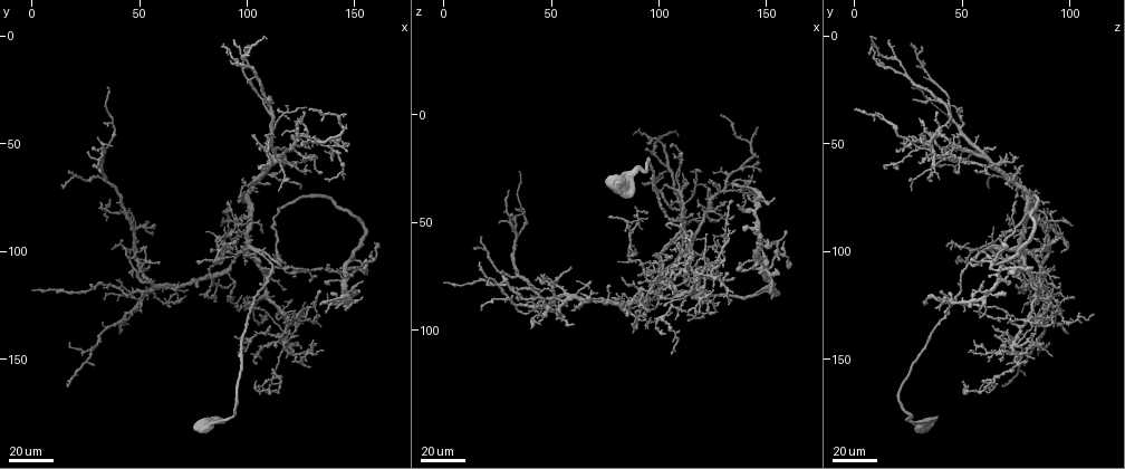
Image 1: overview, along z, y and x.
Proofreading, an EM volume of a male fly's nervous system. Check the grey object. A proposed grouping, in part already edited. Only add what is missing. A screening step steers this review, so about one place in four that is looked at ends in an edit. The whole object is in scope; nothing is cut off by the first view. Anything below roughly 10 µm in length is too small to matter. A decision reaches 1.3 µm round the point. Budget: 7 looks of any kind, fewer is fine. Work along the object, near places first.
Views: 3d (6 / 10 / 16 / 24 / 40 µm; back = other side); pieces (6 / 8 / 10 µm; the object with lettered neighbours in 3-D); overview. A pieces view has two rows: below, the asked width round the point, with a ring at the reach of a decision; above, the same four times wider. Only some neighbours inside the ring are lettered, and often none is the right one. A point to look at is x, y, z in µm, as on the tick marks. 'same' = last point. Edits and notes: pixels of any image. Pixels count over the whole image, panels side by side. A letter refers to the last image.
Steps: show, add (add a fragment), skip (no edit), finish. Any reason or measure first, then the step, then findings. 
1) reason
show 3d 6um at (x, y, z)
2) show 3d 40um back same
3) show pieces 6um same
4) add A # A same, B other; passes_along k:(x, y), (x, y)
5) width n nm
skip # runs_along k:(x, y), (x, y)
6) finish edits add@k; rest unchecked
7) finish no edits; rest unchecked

an open end
show 3d 24um at (18, 64, 56)

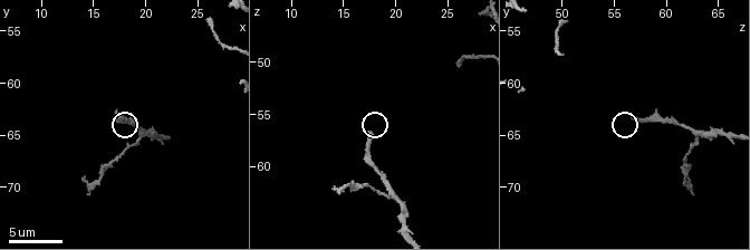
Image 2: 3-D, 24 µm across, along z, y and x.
zoom in
show 3d 6um at (17.4, 63.2, 56.6)

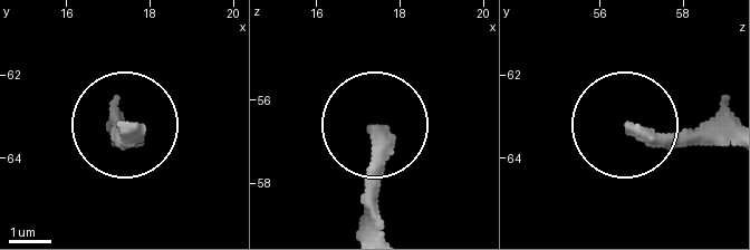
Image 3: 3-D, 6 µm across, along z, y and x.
what lies round it
show pieces 8um at (17.55, 63.35, 56.90)

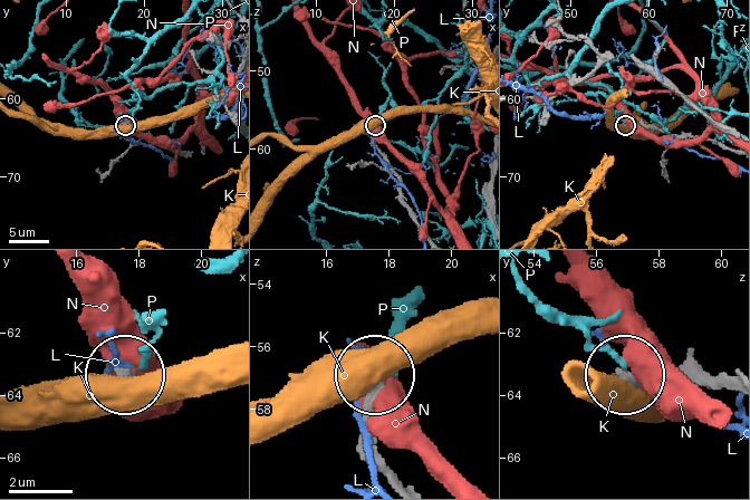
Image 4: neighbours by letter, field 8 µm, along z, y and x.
width 340 nm
skip # K other, L other, N other, P other; runs_along 4:(730, 383), (630, 377); no lettered fragment goes on from it

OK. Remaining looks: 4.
free end
show 3d 40um at (31, 61, 34)

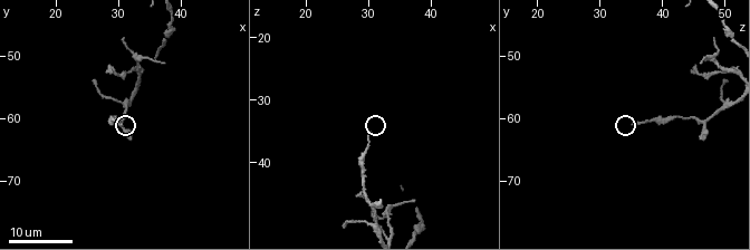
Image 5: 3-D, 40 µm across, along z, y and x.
show pieces 8um at (30.5, 61.0, 35.0)

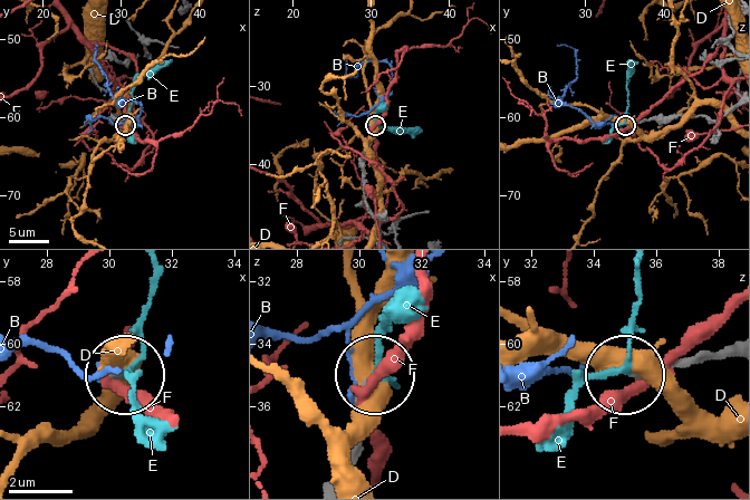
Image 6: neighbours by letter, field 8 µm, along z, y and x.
add E # B other, D other, E same, F other; passes_along 6:(717, 355), (638, 371), (625, 366), (638, 272); it goes on there

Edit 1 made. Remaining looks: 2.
free end
show 3d 24um at (102, 46, 32)

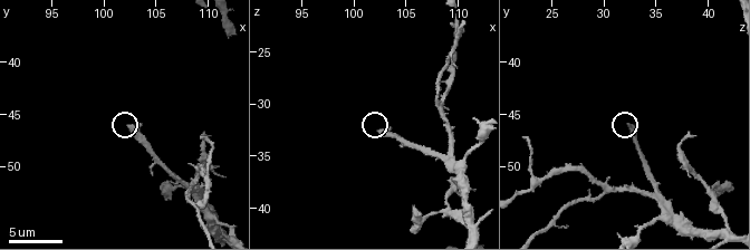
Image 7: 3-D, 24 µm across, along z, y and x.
show pieces 8um at (102.4, 46.0, 32.6)

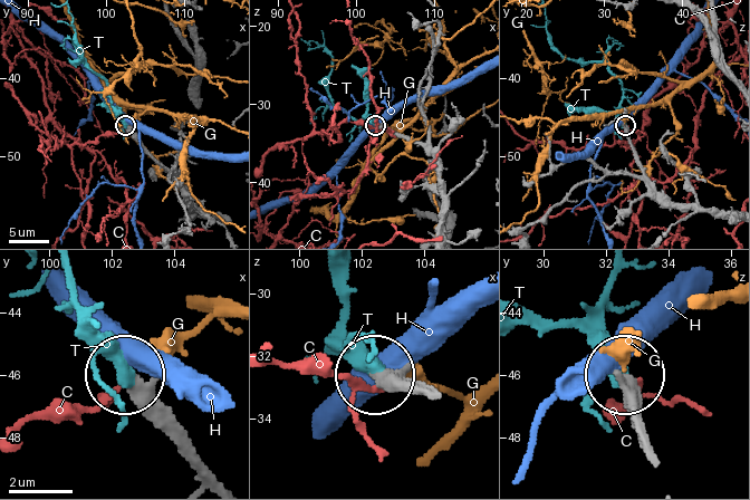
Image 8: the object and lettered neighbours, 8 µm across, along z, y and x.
width 390 nm
add T # C other, G other, H other, T same; the cell continues

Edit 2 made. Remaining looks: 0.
finish edits add@6, add@8; rest unchecked

